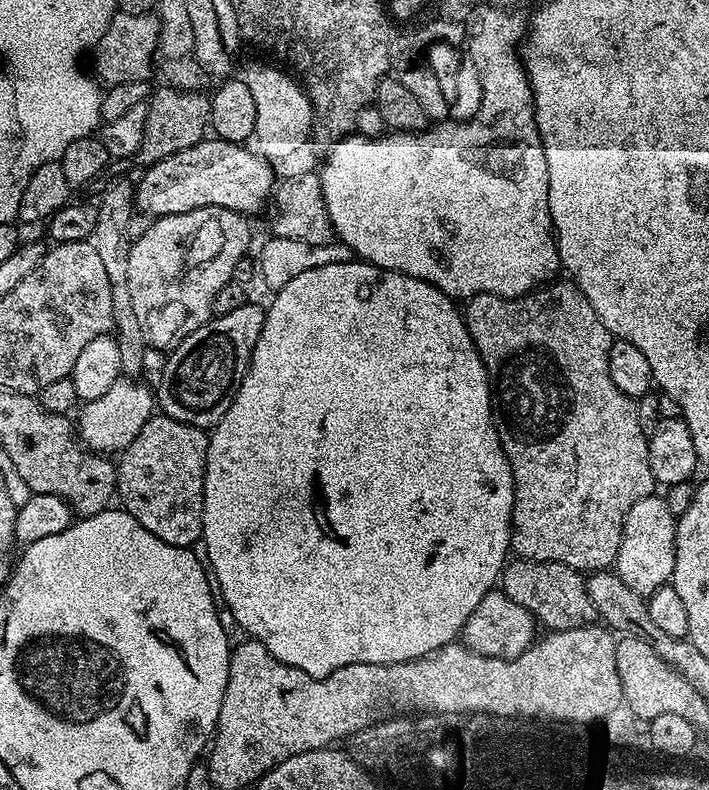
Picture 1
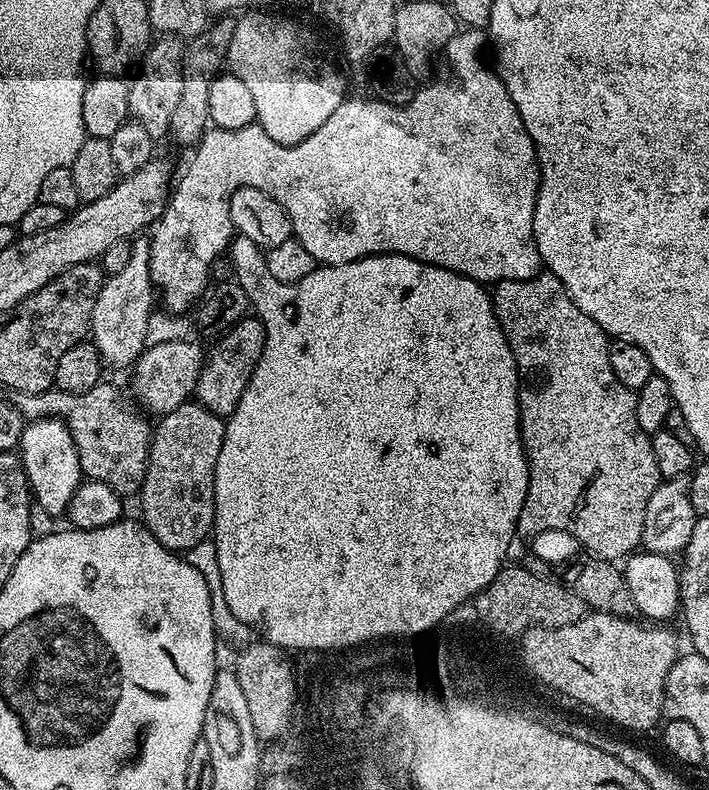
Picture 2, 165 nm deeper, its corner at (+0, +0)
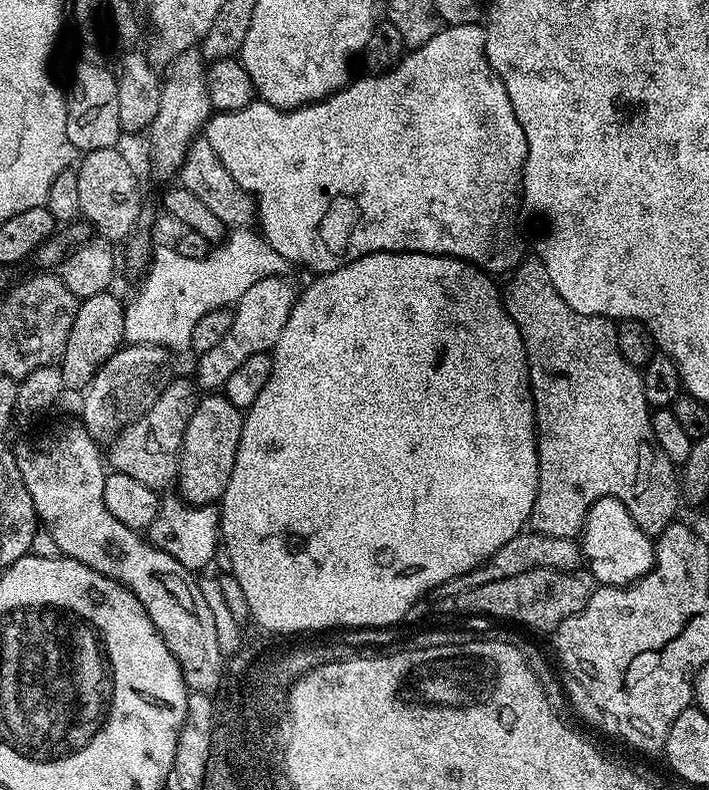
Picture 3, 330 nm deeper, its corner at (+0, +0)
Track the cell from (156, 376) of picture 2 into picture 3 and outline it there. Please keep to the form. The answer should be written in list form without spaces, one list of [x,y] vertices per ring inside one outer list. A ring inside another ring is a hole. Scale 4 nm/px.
[[[271,276],[262,278],[262,282],[254,282],[254,286],[250,286],[250,290],[246,290],[246,294],[242,294],[242,298],[234,305],[230,334],[226,334],[226,338],[222,338],[222,342],[214,346],[214,350],[199,353],[200,365],[196,368],[196,376],[194,375],[195,383],[204,390],[223,389],[230,374],[234,374],[234,370],[238,370],[238,366],[242,366],[246,358],[254,358],[254,354],[263,352],[271,353],[278,342],[278,334],[282,334],[282,326],[286,326],[286,318],[290,318],[290,310],[296,305],[297,295],[297,289],[292,289],[291,282],[284,276]]]

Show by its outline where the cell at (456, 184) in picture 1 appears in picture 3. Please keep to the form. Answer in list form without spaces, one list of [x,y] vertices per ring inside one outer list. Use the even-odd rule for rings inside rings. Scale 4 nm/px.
[[[480,24],[441,27],[440,32],[430,38],[430,42],[411,49],[395,68],[379,74],[364,74],[361,80],[355,80],[345,84],[327,100],[308,104],[305,108],[285,110],[257,99],[237,112],[216,112],[209,116],[208,123],[202,129],[203,139],[214,146],[214,154],[222,158],[222,166],[230,170],[230,178],[252,193],[259,223],[264,223],[264,239],[270,242],[270,246],[274,246],[274,250],[278,250],[278,254],[282,254],[282,258],[288,260],[289,265],[301,264],[309,268],[312,274],[333,272],[375,252],[421,252],[431,256],[453,256],[468,264],[475,264],[489,274],[511,273],[522,260],[520,236],[516,233],[516,212],[518,216],[528,147],[526,134],[522,134],[522,126],[514,114],[514,106],[510,106],[510,94],[506,94],[502,78],[498,78],[484,54],[484,28]]]

